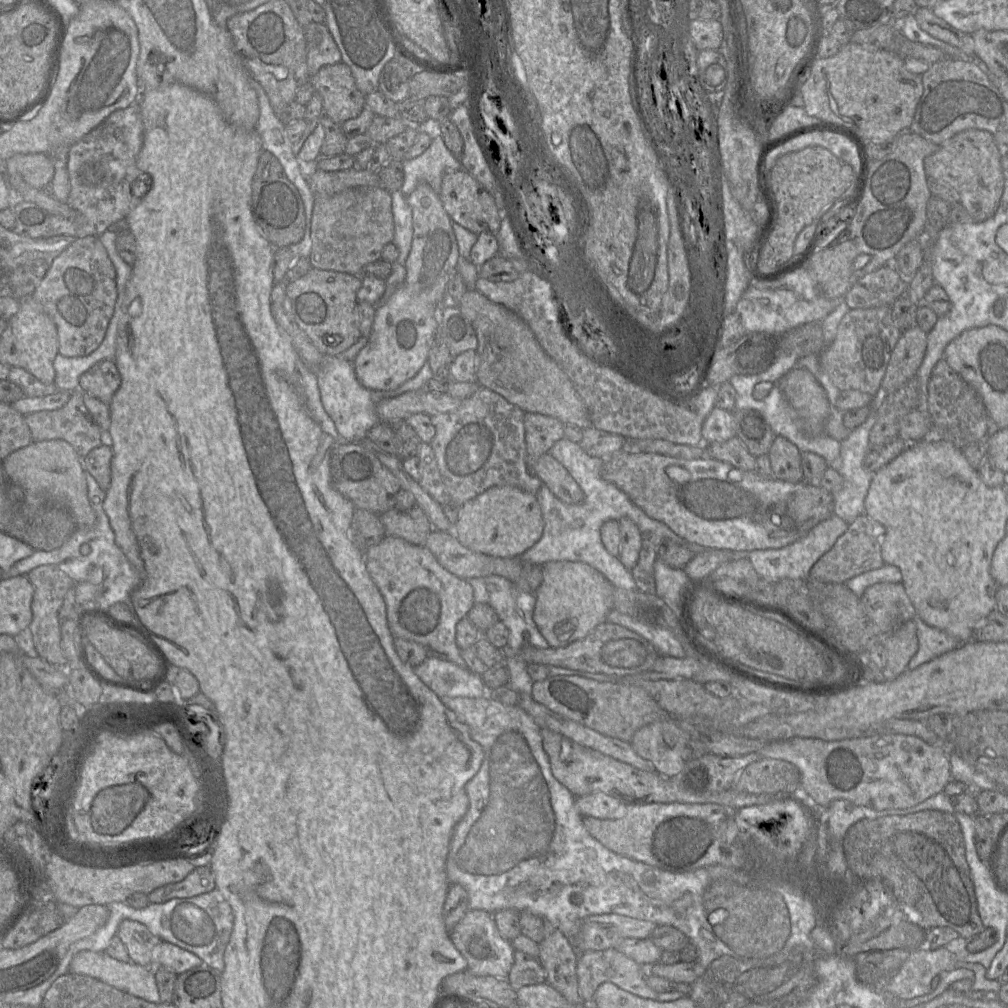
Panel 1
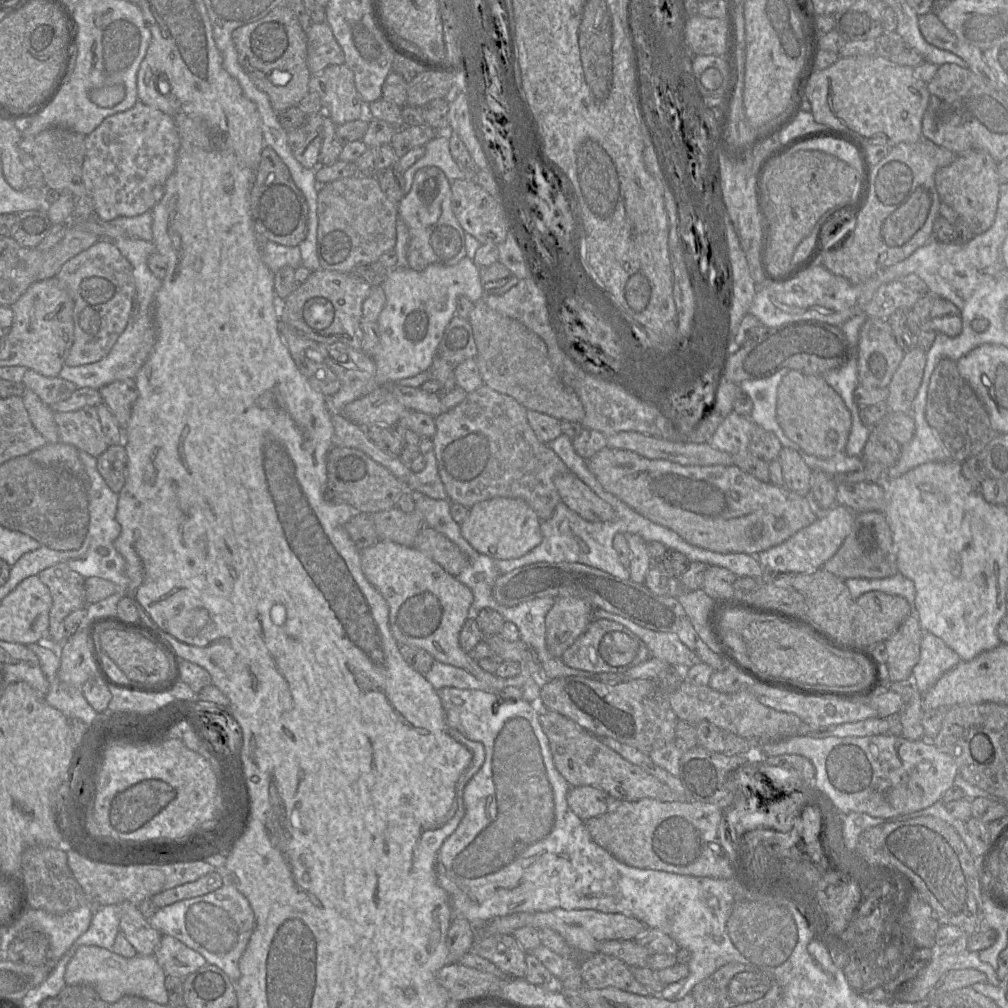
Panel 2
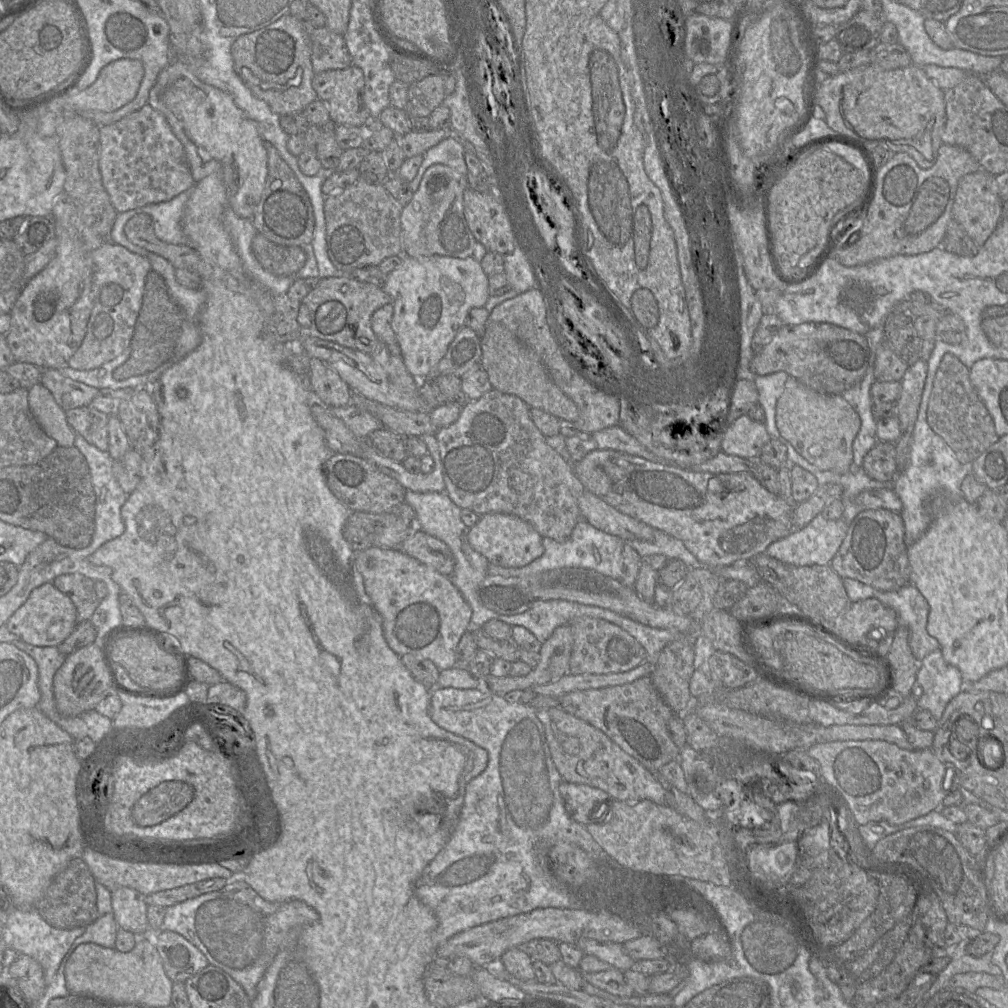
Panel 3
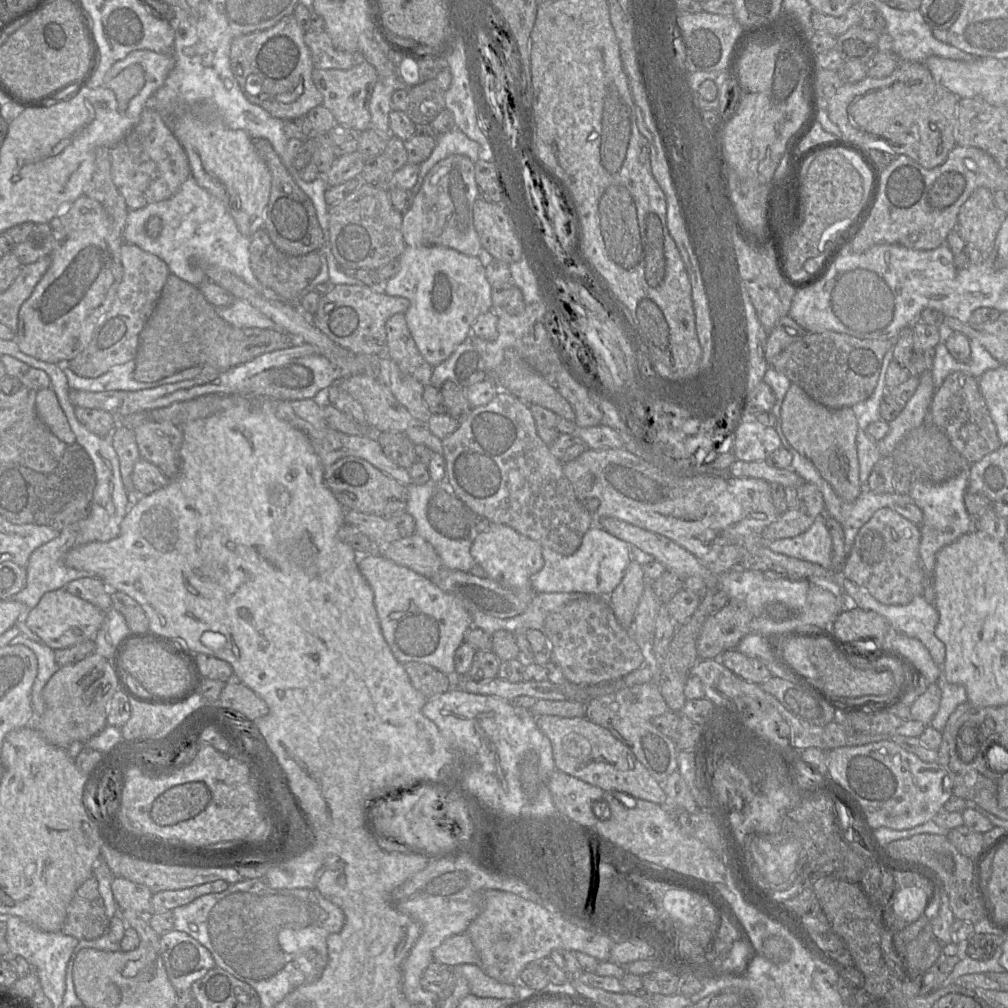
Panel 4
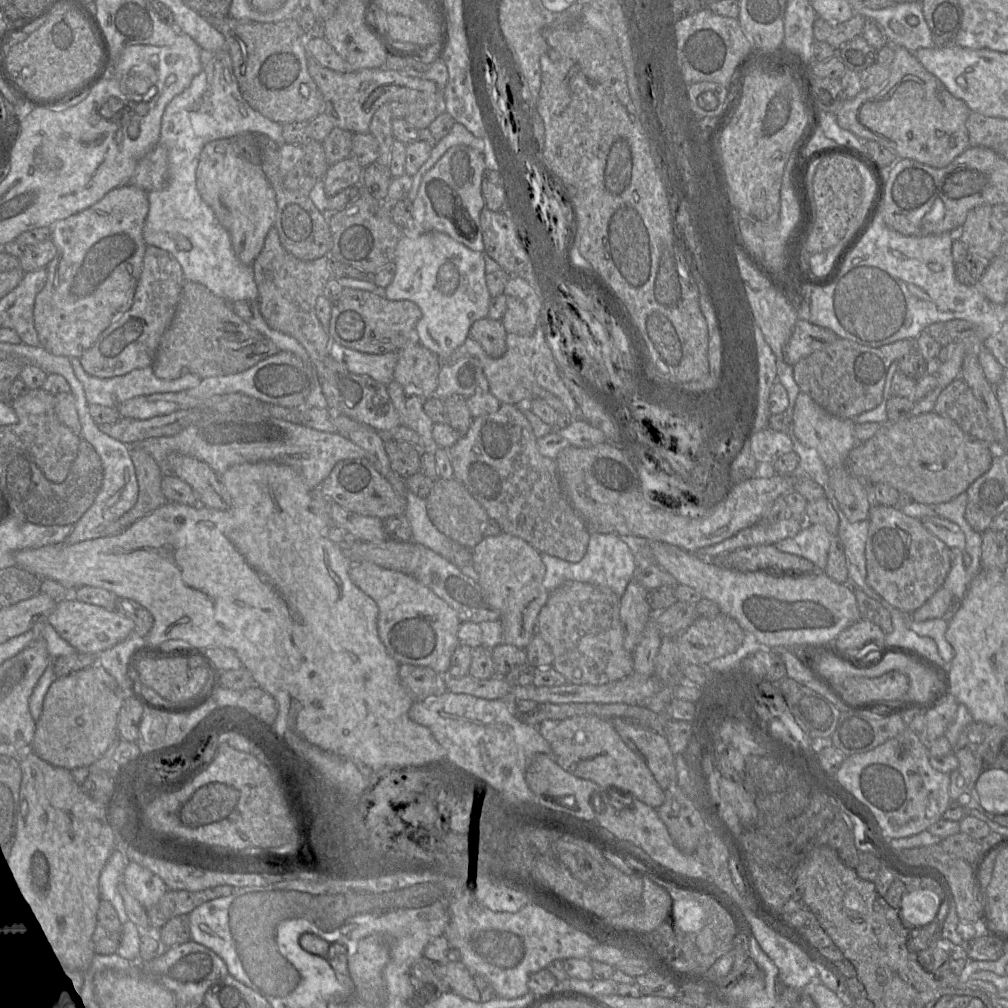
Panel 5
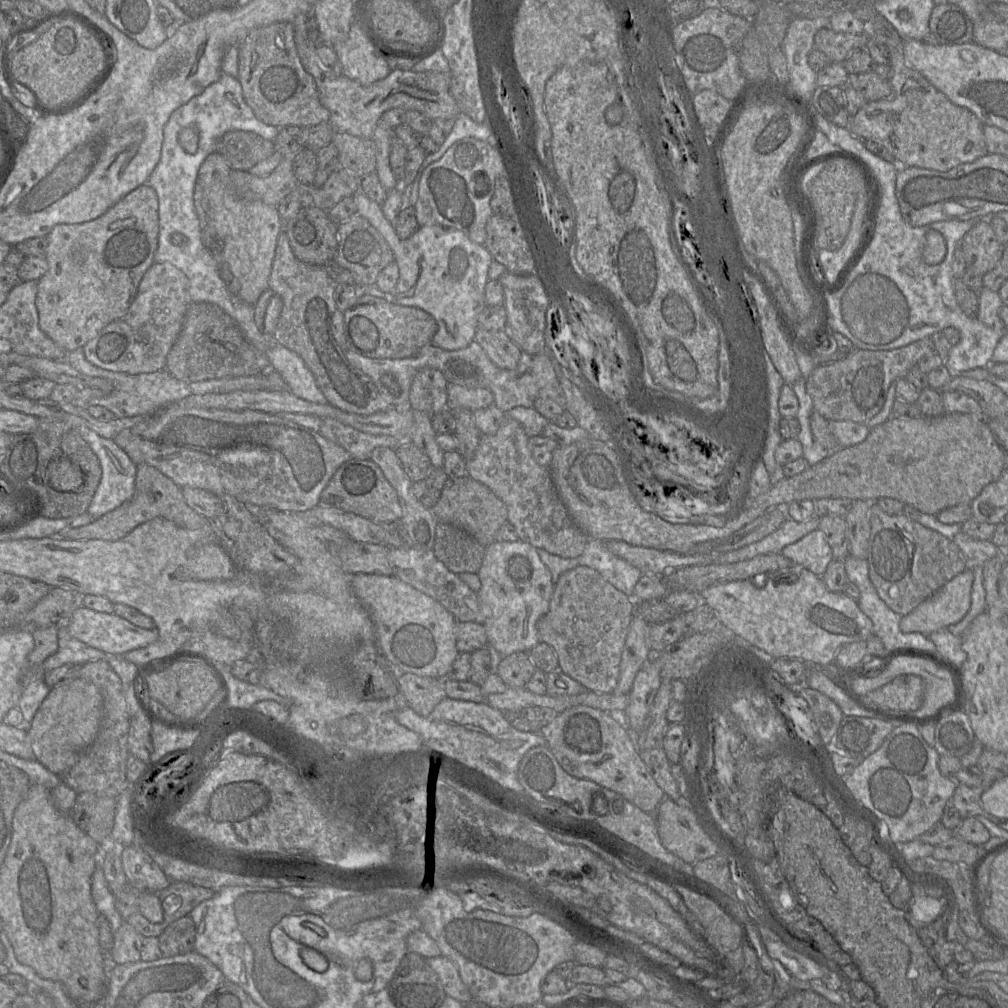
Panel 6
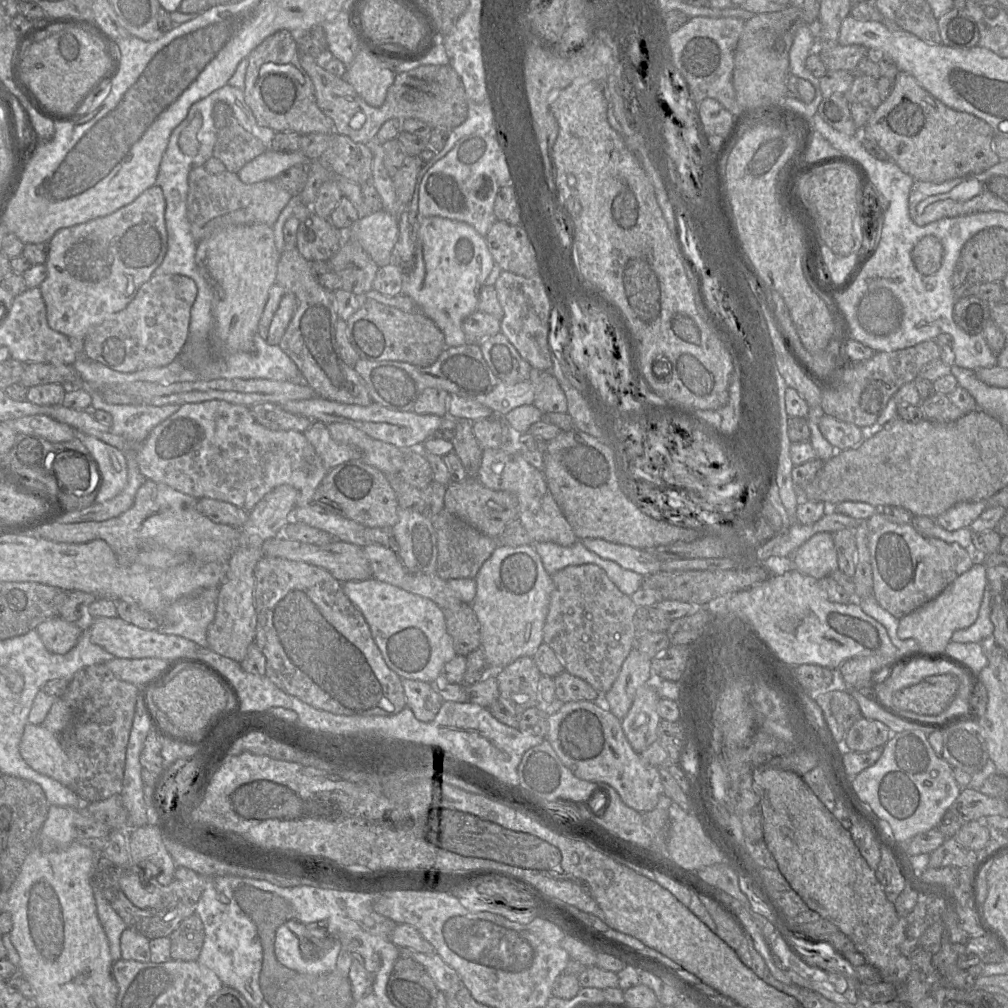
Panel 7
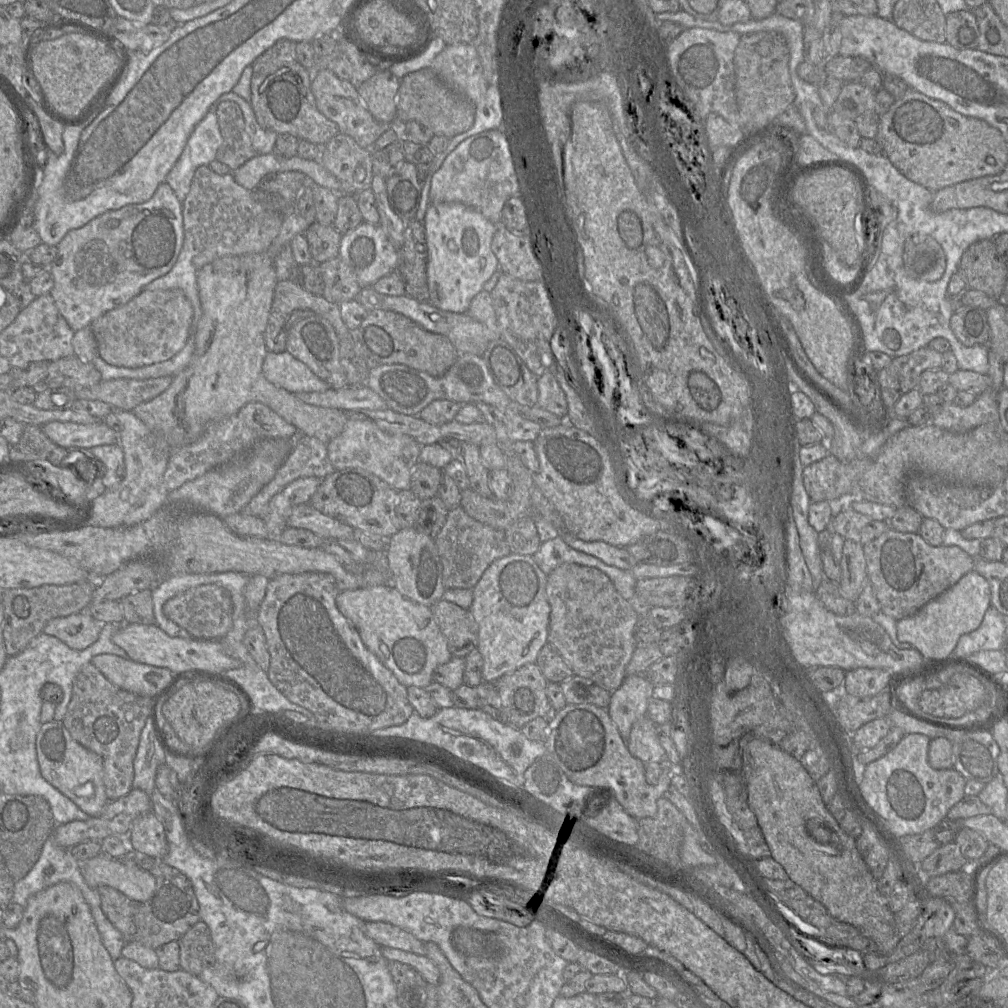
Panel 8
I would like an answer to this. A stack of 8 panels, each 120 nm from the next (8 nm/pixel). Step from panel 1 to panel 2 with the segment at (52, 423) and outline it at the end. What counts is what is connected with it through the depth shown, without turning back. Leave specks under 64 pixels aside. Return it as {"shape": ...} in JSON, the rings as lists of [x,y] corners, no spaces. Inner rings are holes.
{"shape":[[[95,406],[71,412],[54,412],[59,442],[99,457],[108,447]]]}

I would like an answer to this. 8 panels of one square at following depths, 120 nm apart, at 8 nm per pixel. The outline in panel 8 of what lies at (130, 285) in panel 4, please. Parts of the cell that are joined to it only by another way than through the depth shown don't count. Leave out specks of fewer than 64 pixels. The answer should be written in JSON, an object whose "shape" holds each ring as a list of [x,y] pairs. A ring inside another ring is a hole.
{"shape":[[[141,290],[126,305],[108,311],[92,324],[97,355],[115,367],[140,368],[164,362],[186,344],[193,307],[181,290]]]}

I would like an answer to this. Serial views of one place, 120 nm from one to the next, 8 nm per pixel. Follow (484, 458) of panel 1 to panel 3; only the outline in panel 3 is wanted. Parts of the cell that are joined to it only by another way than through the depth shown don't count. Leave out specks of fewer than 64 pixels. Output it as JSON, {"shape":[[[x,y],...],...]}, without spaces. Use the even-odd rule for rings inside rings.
{"shape":[[[492,388],[477,400],[468,400],[463,405],[458,419],[447,427],[438,428],[435,436],[438,441],[440,458],[442,461],[442,475],[445,482],[445,492],[461,509],[470,509],[478,515],[485,515],[488,513],[516,515],[528,522],[542,537],[549,537],[557,542],[566,541],[571,536],[575,525],[582,519],[578,506],[578,498],[585,488],[575,474],[573,464],[566,461],[557,451],[547,444],[546,437],[536,427],[531,418],[530,407],[518,396],[503,393]]]}

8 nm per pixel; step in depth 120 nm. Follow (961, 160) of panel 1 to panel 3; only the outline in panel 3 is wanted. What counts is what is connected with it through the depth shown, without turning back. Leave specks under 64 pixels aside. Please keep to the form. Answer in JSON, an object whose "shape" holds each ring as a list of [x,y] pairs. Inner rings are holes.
{"shape":[[[981,169],[960,179],[953,203],[952,216],[963,226],[966,235],[978,246],[982,246],[1001,221],[1003,205],[1004,201],[998,195],[995,176]]]}

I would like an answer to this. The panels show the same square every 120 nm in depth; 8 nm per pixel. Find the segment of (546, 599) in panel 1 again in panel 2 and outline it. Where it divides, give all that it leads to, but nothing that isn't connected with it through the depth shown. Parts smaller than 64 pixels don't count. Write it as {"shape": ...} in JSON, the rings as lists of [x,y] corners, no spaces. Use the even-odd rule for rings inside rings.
{"shape":[[[555,597],[553,606],[545,616],[548,651],[553,656],[561,658],[564,651],[585,632],[593,620],[594,610],[595,608],[583,599],[575,597]]]}

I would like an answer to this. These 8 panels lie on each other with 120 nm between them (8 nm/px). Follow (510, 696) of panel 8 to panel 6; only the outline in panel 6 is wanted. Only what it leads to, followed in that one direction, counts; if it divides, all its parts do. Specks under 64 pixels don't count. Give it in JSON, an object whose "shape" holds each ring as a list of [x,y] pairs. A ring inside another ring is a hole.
{"shape":[[[515,652],[501,658],[496,674],[511,687],[525,688],[536,669],[529,652]]]}

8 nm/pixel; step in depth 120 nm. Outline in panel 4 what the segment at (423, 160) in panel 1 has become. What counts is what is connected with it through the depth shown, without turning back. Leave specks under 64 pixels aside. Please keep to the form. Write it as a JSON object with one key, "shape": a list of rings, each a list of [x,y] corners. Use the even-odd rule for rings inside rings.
{"shape":[[[454,128],[451,131],[439,134],[436,139],[436,145],[430,156],[419,165],[417,182],[411,189],[413,195],[416,195],[422,186],[424,177],[428,171],[439,161],[450,155],[464,155],[473,162],[479,160],[480,144],[469,139],[460,129]]]}

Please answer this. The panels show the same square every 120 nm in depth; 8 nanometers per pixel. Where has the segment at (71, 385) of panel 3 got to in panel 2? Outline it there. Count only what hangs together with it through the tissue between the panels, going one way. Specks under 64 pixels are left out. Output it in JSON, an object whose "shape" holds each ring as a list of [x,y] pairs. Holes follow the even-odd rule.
{"shape":[[[28,369],[21,381],[26,389],[35,392],[48,407],[68,399],[77,389],[77,386],[63,378],[46,377]]]}

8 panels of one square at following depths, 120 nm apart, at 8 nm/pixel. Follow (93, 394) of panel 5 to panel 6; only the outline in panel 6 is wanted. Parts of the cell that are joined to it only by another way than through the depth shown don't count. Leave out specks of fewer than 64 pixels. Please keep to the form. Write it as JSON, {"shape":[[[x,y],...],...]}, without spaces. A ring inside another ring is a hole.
{"shape":[[[82,348],[67,353],[65,360],[79,372],[109,380],[114,388],[104,397],[94,398],[90,405],[99,405],[110,410],[115,418],[125,418],[138,415],[152,416],[191,394],[189,383],[171,376],[167,371],[151,373],[127,374],[113,372],[91,364],[84,355]]]}

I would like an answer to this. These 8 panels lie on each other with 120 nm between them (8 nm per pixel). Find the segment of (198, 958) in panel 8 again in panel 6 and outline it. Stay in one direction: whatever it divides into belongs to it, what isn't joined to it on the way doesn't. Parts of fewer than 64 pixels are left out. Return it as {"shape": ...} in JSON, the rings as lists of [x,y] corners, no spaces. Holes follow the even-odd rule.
{"shape":[[[189,915],[172,922],[158,937],[159,948],[165,957],[194,951],[196,926]]]}

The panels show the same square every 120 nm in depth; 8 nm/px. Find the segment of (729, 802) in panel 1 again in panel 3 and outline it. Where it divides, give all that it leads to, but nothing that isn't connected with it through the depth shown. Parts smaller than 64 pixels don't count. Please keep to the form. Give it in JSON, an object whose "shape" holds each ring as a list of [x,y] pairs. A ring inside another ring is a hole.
{"shape":[[[561,707],[538,709],[536,716],[543,724],[552,761],[563,781],[598,788],[608,793],[612,800],[650,800],[658,805],[666,805],[665,791],[654,774],[601,730]]]}

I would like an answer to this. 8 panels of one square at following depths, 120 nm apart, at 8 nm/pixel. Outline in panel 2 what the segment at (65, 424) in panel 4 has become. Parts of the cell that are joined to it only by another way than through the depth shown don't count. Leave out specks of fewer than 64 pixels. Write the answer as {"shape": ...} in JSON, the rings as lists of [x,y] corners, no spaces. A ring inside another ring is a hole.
{"shape":[[[30,389],[25,390],[22,400],[35,429],[48,443],[59,442],[58,429],[53,417],[54,412],[50,407],[44,404],[39,396]]]}

